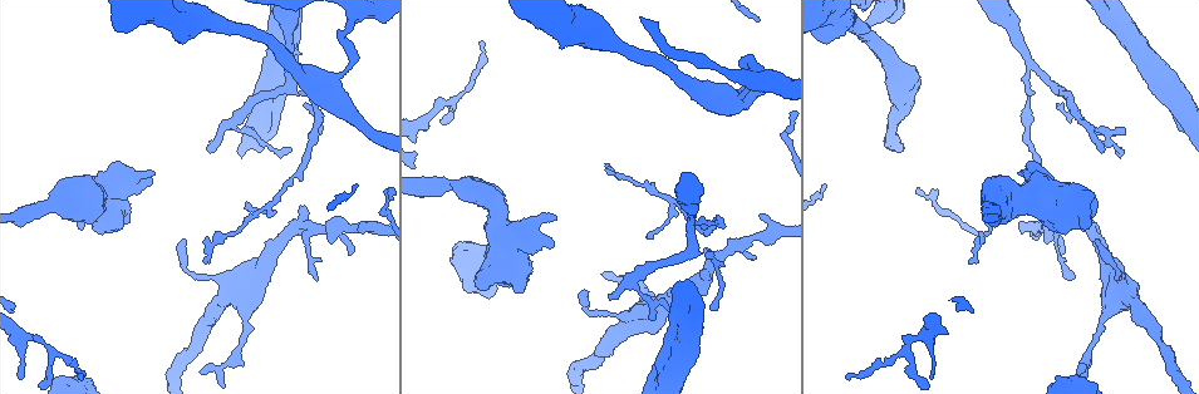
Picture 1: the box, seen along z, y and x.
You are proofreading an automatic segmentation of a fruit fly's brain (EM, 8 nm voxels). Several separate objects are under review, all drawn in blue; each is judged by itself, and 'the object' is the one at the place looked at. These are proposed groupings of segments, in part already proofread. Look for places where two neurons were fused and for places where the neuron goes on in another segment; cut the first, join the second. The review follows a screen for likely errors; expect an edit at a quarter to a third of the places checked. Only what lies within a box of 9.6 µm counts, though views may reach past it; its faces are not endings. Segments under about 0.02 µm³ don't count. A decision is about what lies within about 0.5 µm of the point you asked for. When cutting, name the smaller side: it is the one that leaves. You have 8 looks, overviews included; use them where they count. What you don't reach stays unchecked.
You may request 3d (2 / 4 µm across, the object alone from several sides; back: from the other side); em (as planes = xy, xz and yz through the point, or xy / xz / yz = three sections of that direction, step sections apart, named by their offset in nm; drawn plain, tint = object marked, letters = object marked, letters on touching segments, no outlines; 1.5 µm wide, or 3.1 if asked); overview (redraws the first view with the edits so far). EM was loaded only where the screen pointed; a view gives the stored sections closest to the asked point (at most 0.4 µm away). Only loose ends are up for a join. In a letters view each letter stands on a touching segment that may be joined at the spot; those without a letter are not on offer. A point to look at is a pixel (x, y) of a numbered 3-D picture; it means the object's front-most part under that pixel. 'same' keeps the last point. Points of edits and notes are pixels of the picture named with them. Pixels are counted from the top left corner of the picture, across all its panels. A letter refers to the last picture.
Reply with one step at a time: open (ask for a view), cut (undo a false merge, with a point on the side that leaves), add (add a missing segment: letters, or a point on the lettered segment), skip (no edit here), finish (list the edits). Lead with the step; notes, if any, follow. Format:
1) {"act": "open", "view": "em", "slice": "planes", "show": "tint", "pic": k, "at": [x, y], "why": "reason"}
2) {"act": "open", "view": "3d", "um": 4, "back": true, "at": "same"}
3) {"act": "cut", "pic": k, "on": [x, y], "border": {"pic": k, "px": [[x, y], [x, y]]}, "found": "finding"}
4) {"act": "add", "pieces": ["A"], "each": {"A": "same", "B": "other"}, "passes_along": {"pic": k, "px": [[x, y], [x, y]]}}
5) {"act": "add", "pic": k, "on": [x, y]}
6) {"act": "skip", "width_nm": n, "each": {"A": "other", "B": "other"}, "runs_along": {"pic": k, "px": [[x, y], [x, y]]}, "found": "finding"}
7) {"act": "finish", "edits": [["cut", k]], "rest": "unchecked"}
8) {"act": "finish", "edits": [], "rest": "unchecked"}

{"act": "open", "view": "3d", "um": 4, "pic": 1, "at": [868, 23], "why": "thin arm on a thick one"}

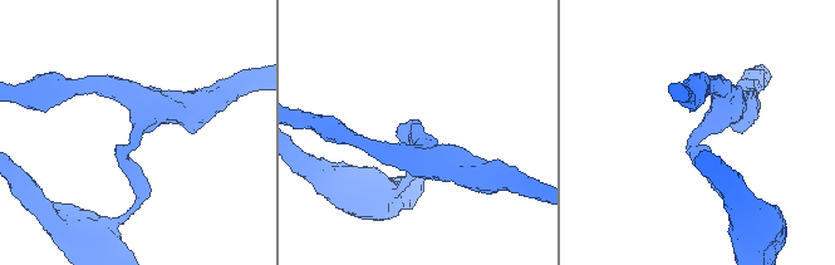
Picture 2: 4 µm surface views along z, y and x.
{"act": "open", "view": "em", "slice": "planes", "show": "tint", "pic": 2, "at": [416, 137], "arms": 3, "why": "shape alone is not enough"}

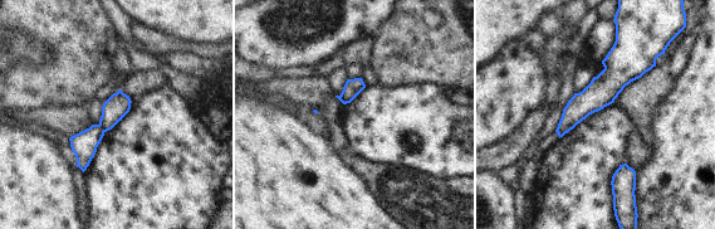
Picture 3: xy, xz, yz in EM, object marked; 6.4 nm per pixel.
{"act": "open", "view": "em", "slice": "planes", "show": "letters", "at": "same", "why": "see the neighbours"}

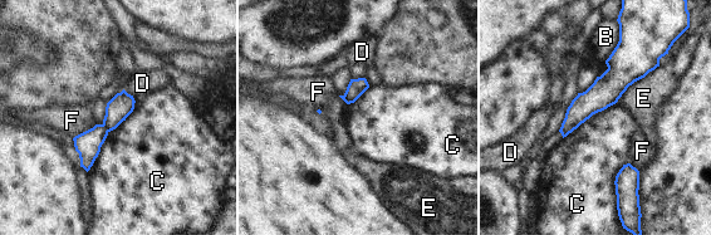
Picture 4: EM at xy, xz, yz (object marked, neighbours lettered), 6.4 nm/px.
{"act": "cut", "pic": 4, "on": [121, 106], "each": {"B": "other", "C": "other", "D": "other", "E": "other", "F": "other"}, "border": {"pic": 4, "px": [[102, 125], [108, 131]]}, "found": "a second neuron is stuck on"}

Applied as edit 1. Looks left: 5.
{"act": "open", "view": "em", "slice": "xz", "step": 8, "show": "letters", "pic": 1, "at": [759, 215], "why": "branch stops here"}

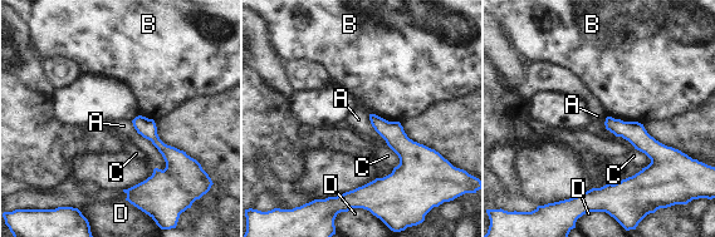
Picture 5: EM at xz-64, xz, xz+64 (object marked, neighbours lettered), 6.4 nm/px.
{"act": "open", "view": "em", "slice": "planes", "show": "letters", "at": "same", "why": "cut it another way"}

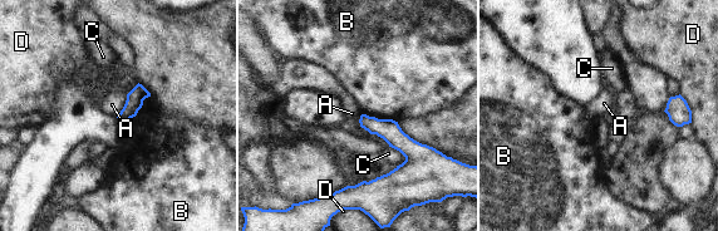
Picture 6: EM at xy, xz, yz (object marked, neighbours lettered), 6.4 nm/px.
{"act": "skip", "each": {"A": "other", "B": "other", "C": "other", "D": "other"}, "border": {"pic": 6, "px": [[127, 94], [123, 108], [116, 116]]}, "found": "none of them fits"}

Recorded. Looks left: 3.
{"act": "open", "view": "em", "slice": "planes", "show": "letters", "pic": 1, "at": [1123, 128], "why": "branch stops here"}

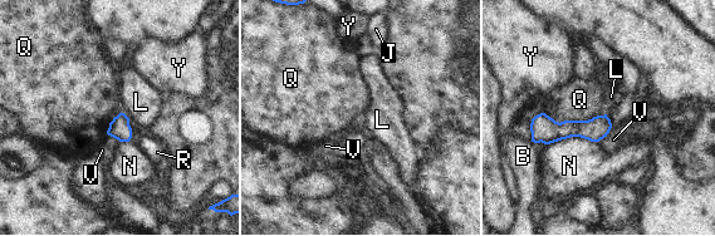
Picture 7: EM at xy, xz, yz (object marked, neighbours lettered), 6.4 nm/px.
{"act": "skip", "each": {"B": "other", "J": "other", "L": "other", "N": "other", "Q": "other", "R": "other", "V": "other", "Y": "other"}, "border": {"pic": 7, "px": [[543, 112], [559, 122], [606, 114]]}, "found": "none of them fits"}

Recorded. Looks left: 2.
{"act": "finish", "edits": [["cut", 4]], "rest": "unchecked"}

